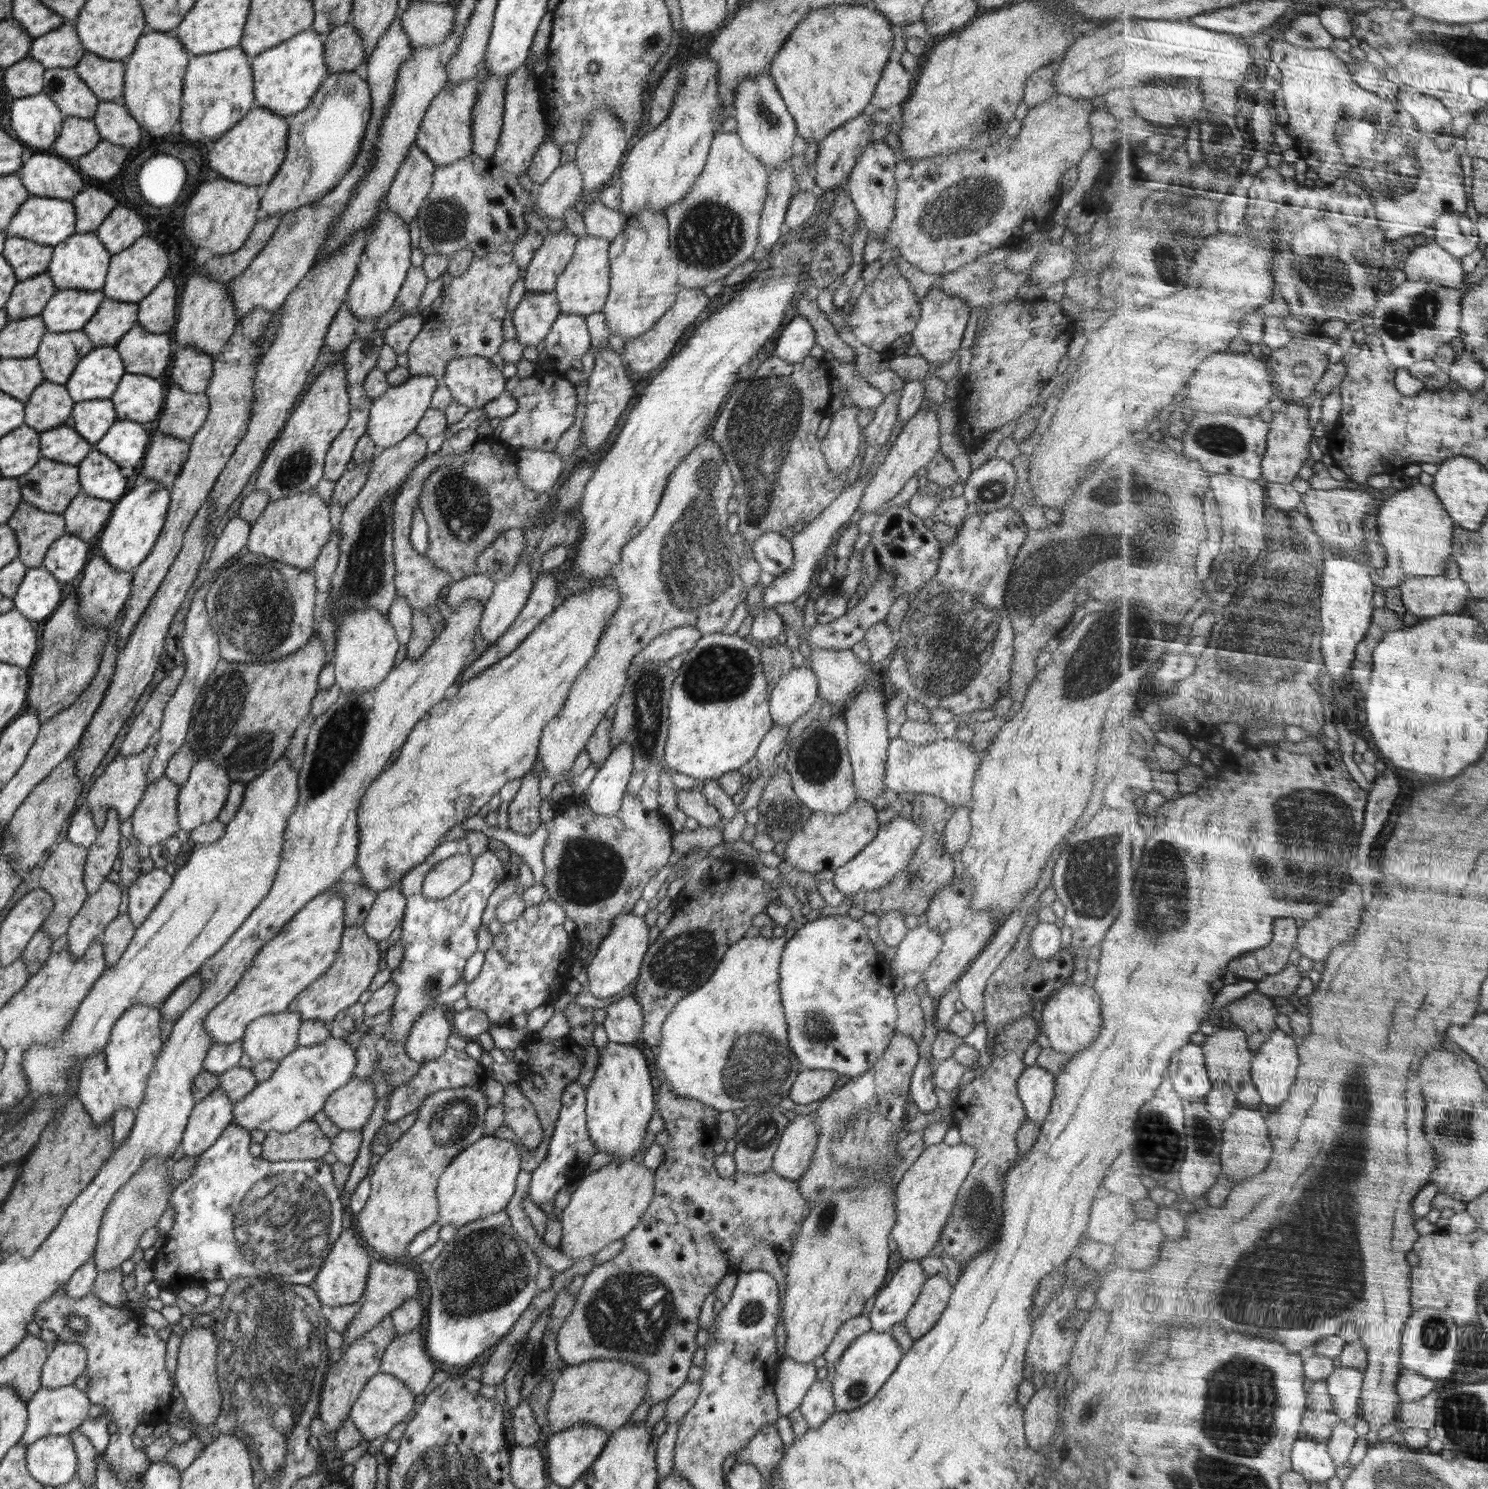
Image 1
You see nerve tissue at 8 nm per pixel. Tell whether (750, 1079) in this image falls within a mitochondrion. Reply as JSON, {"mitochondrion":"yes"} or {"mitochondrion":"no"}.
{"mitochondrion":"yes"}

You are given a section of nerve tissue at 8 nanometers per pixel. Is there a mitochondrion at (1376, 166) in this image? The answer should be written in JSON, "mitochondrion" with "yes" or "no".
{"mitochondrion":"yes"}

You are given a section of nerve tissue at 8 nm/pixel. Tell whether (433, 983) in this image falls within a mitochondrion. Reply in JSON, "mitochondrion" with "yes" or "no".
{"mitochondrion":"yes"}

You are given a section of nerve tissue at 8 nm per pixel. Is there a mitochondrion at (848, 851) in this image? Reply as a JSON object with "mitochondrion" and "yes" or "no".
{"mitochondrion":"no"}

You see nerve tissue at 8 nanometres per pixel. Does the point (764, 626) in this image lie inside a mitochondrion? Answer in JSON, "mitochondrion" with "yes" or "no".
{"mitochondrion":"no"}

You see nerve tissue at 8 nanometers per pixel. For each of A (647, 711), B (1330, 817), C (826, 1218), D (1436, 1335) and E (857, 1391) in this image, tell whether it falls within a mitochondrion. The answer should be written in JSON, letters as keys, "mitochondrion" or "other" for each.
{"A":"mitochondrion","B":"mitochondrion","C":"mitochondrion","D":"mitochondrion","E":"mitochondrion"}

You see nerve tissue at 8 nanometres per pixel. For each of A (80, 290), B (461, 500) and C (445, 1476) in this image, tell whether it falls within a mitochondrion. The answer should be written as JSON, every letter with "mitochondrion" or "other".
{"A":"other","B":"mitochondrion","C":"mitochondrion"}

